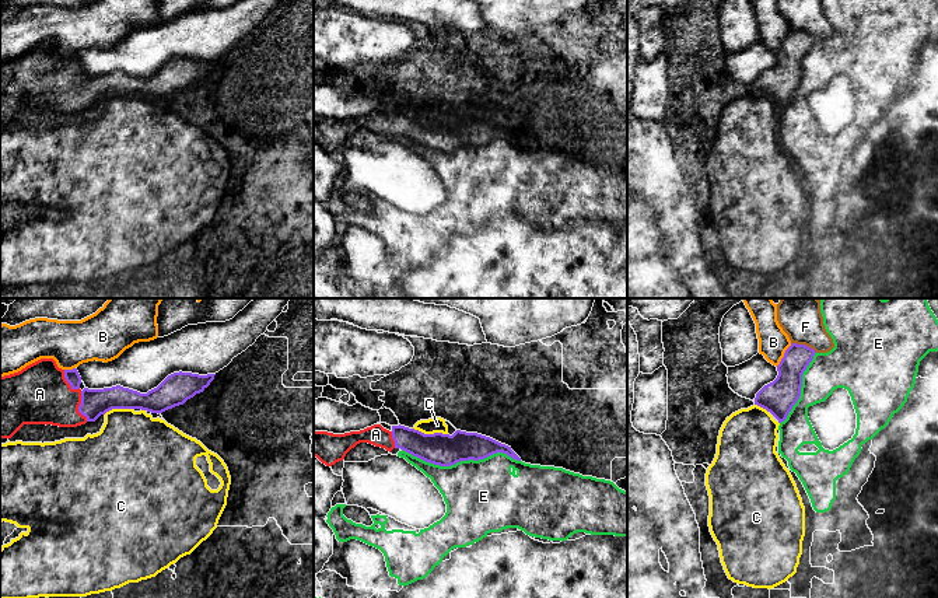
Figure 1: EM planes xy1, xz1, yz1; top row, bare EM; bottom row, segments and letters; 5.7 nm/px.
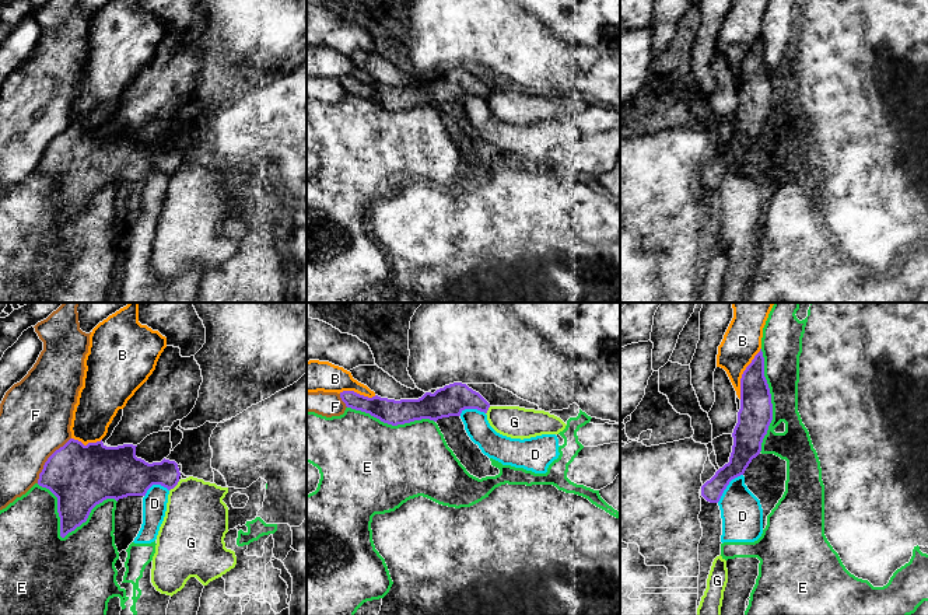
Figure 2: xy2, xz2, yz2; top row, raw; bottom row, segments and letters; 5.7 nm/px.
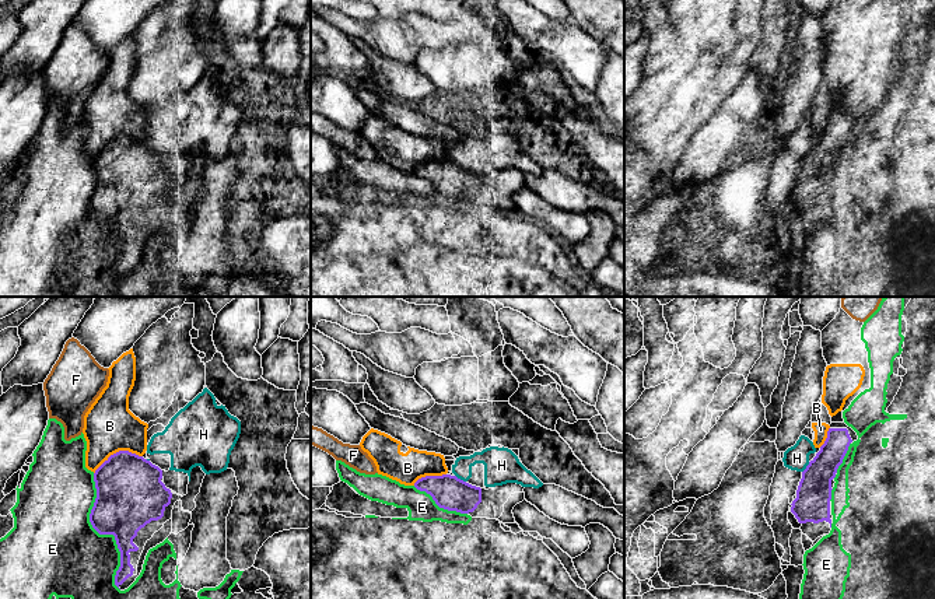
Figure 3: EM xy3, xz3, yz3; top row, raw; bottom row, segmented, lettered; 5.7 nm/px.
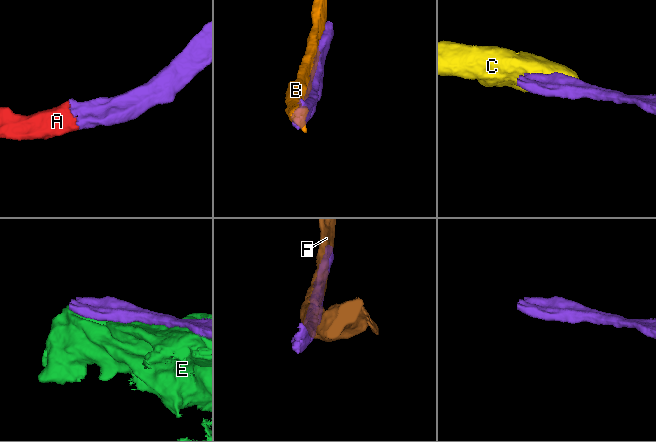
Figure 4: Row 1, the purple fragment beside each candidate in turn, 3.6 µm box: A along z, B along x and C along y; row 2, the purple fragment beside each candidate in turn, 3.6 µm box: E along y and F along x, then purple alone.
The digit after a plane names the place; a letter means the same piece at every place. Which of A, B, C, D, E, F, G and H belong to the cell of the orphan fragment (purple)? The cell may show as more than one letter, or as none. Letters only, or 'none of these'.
A

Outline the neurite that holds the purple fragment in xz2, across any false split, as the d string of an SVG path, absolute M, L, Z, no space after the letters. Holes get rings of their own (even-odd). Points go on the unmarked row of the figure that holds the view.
M454 69L445 71L444 74L437 76L434 80L426 78L419 85L395 87L381 84L378 81L368 84L354 77L343 77L340 78L340 84L347 94L370 99L371 102L379 105L381 108L392 112L405 111L421 105L430 105L437 108L438 105L442 104L461 102L461 99L465 95L477 95L480 98L487 99L490 94L490 90L479 78L473 77L472 74L469 74L466 70L462 69Z

